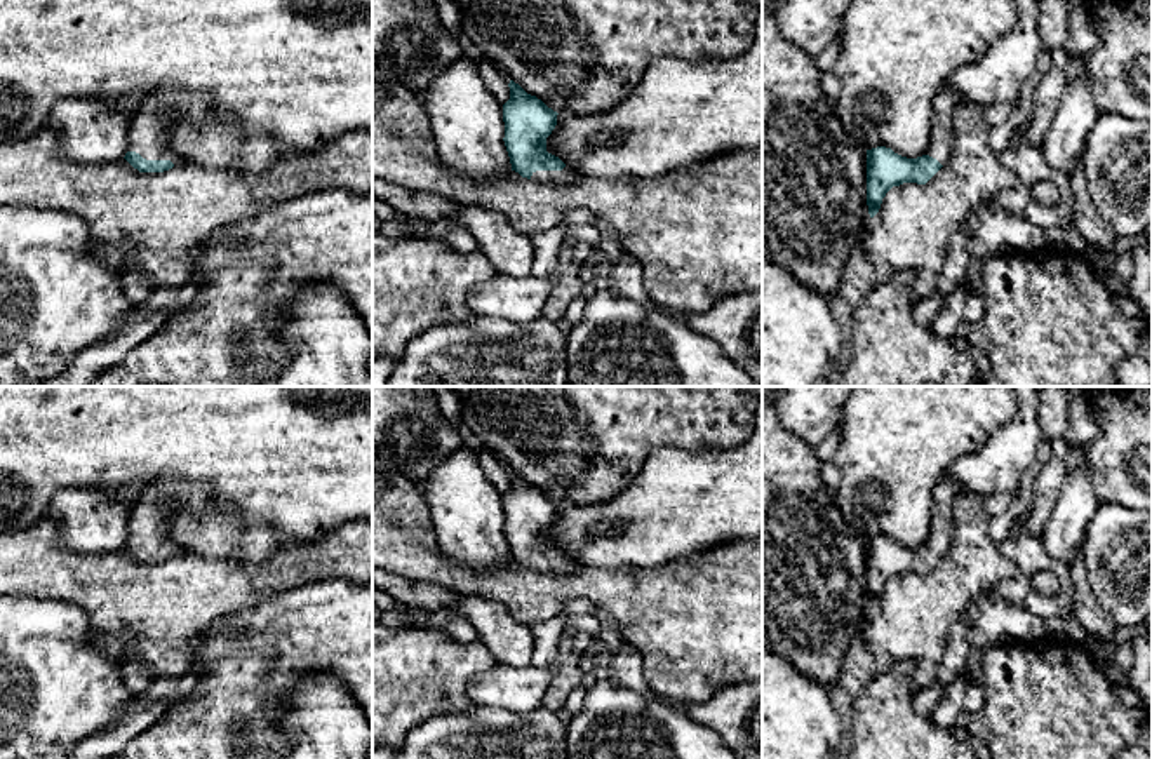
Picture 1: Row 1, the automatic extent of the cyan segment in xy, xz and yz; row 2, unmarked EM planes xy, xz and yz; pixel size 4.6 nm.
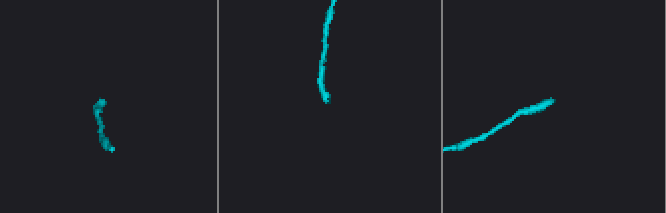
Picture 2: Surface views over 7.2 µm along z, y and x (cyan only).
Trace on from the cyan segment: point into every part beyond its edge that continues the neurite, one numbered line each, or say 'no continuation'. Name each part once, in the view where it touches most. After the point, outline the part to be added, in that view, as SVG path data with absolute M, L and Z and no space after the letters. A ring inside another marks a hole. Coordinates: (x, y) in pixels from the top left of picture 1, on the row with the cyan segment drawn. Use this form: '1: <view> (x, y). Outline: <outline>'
1: xy (147, 133). Outline: M172 84L158 87L143 97L129 122L127 151L136 151L146 160L183 164L186 158L169 143L171 113L183 110L190 120L198 122L209 106L211 97L204 92L186 92Z

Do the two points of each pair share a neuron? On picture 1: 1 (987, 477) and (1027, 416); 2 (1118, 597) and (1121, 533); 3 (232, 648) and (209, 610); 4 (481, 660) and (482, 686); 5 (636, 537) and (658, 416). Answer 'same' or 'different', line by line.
1: same
2: same
3: different
4: different
5: different

